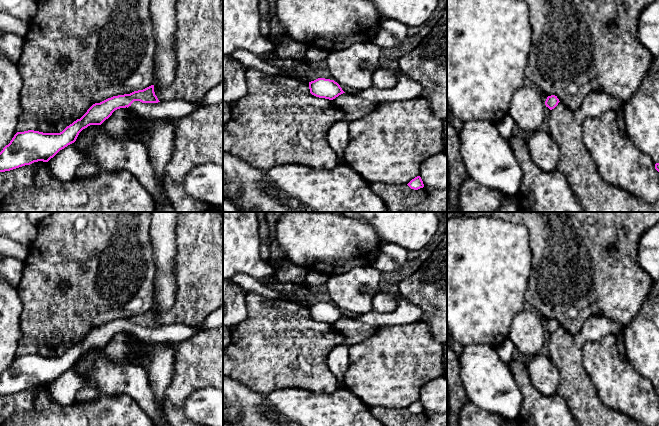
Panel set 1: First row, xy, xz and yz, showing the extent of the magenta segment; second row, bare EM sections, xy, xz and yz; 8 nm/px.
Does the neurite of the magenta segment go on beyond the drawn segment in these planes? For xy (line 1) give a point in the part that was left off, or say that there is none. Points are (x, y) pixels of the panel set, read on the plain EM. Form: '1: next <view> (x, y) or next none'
1: next xy (174, 333)

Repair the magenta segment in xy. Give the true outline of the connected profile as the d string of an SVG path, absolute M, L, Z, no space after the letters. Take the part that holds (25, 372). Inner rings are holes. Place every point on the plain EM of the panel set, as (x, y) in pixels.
M223 305L208 315L201 327L182 324L160 326L154 309L130 318L108 322L93 328L80 342L60 357L43 357L34 354L17 356L0 376L0 396L10 395L34 386L48 386L60 374L74 367L79 357L90 349L101 349L120 332L130 332L140 341L152 343L179 343L206 329L223 325Z

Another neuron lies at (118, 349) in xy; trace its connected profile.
M120 332L115 334L101 349L88 350L79 357L75 365L77 372L83 374L90 371L99 352L102 352L106 358L114 363L134 363L145 368L152 344L148 344L144 352L141 353L131 348L132 339L133 335L130 332Z

